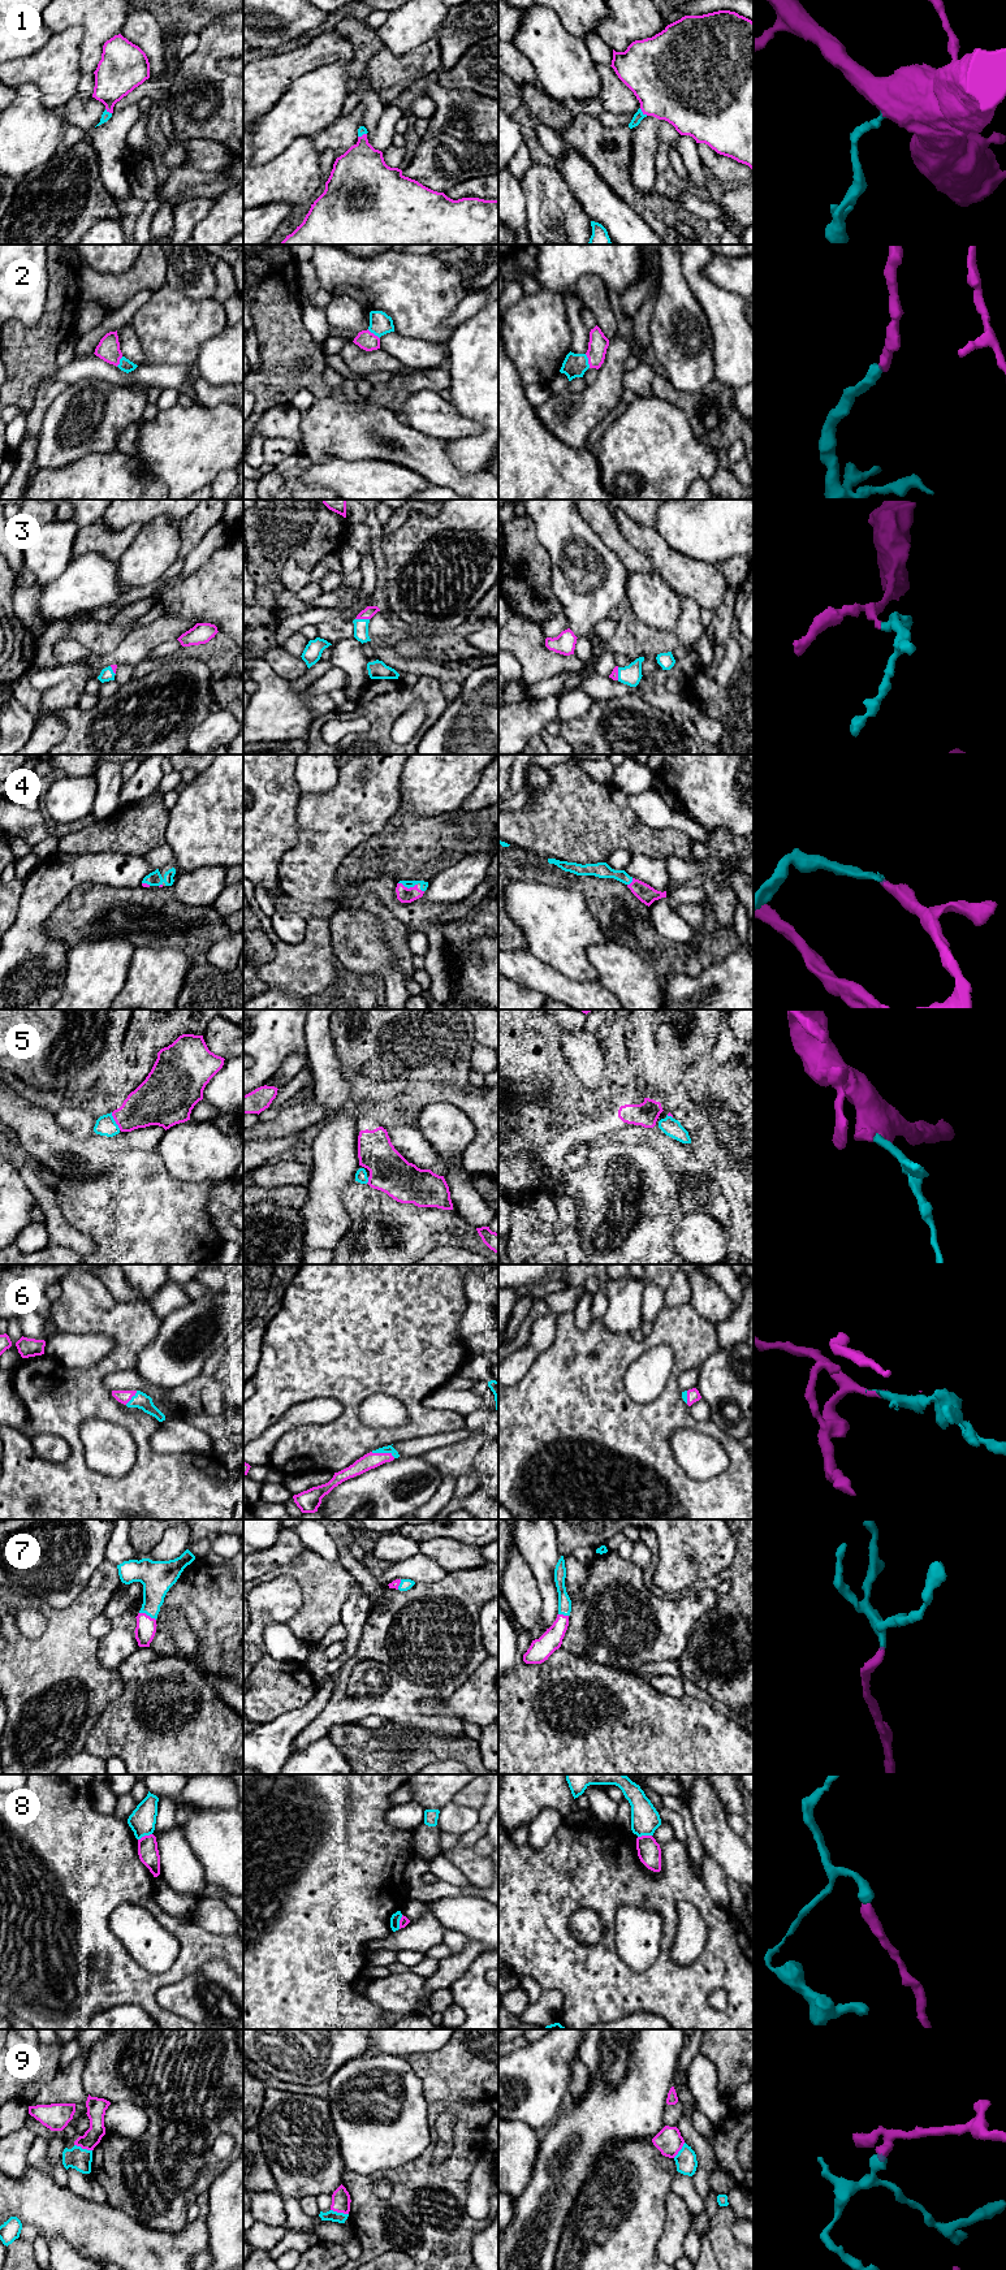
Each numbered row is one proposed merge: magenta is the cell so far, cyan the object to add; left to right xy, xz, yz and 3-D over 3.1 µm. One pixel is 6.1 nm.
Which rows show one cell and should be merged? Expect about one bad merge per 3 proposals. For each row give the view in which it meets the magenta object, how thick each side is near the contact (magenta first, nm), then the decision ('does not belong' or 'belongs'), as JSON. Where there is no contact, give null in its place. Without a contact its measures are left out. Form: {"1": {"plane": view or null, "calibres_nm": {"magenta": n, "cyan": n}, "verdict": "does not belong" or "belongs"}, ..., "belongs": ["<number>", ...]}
{"1": {"plane": "yz", "calibres_nm": {"magenta": 460, "cyan": 60}, "verdict": "belongs"}, "2": {"plane": "yz", "calibres_nm": {"magenta": 120, "cyan": 140}, "verdict": "belongs"}, "3": {"plane": "xz", "calibres_nm": {"magenta": 70, "cyan": 100}, "verdict": "belongs"}, "4": {"plane": "xz", "calibres_nm": {"magenta": 100, "cyan": 50}, "verdict": "belongs"}, "5": {"plane": "xy", "calibres_nm": {"magenta": 280, "cyan": 130}, "verdict": "belongs"}, "6": {"plane": "xz", "calibres_nm": {"magenta": 100, "cyan": 50}, "verdict": "belongs"}, "7": {"plane": "xy", "calibres_nm": {"magenta": 130, "cyan": 200}, "verdict": "belongs"}, "8": {"plane": "xy", "calibres_nm": {"magenta": 130, "cyan": 160}, "verdict": "does not belong"}, "9": {"plane": "xy", "calibres_nm": {"magenta": 110, "cyan": 140}, "verdict": "does not belong"}, "belongs": ["1", "2", "3", "4", "5", "6", "7"]}

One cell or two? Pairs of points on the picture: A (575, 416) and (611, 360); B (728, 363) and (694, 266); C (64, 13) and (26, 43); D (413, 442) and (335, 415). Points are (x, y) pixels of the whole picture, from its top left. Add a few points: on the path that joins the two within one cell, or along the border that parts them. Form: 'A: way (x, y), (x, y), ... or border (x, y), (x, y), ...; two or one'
A: way (590, 402), (609, 383), (611, 375); one
B: way (728, 338), (726, 312), (704, 290); one
C: border (44, 24), (52, 34); two
D: way (393, 437), (354, 431); one

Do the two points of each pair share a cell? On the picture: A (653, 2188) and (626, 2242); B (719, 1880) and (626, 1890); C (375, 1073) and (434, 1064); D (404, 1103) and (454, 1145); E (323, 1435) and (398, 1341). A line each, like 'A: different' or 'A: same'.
A: same
B: different
C: same
D: different
E: same

